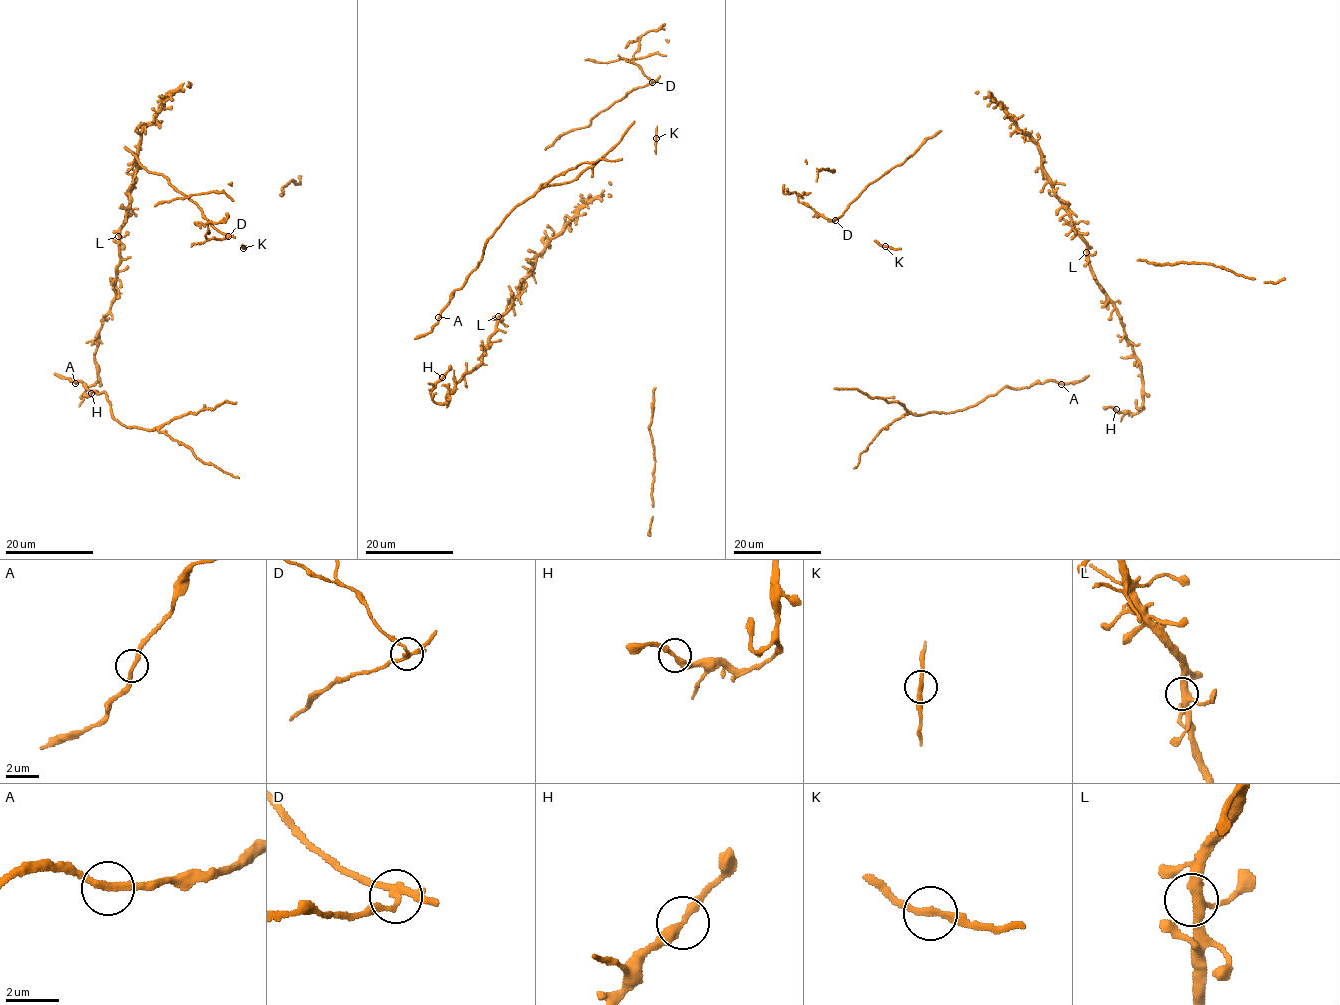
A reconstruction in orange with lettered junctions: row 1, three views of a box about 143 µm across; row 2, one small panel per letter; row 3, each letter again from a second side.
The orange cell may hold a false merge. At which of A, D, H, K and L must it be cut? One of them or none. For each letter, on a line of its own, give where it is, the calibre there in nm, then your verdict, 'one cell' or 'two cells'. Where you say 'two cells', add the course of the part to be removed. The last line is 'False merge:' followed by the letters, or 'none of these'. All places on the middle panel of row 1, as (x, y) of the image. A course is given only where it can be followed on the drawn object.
A: (438, 317) | 240 nm | one cell
D: (652, 82) | 200 nm | two cells | (652, 82), (634, 62), (634, 53), (642, 35), (664, 25)
H: (442, 377) | 300 nm | one cell
K: (656, 138) | 240 nm | one cell
L: (498, 316) | 360 nm | one cell
False merge: D

